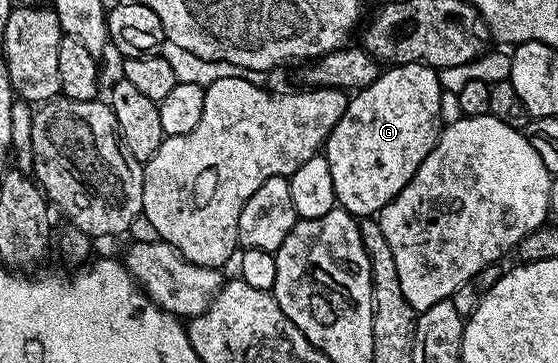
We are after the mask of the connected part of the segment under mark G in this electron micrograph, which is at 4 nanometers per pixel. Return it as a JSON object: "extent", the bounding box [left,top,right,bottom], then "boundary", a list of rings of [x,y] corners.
{"extent":[325,64,445,218],"boundary":[[[396,64],[380,71],[369,87],[358,89],[348,99],[345,114],[337,126],[333,126],[325,145],[338,207],[356,218],[374,217],[411,181],[429,150],[439,141],[443,124],[441,94],[445,90],[444,85],[439,85],[439,76],[440,73],[428,64]]]}

